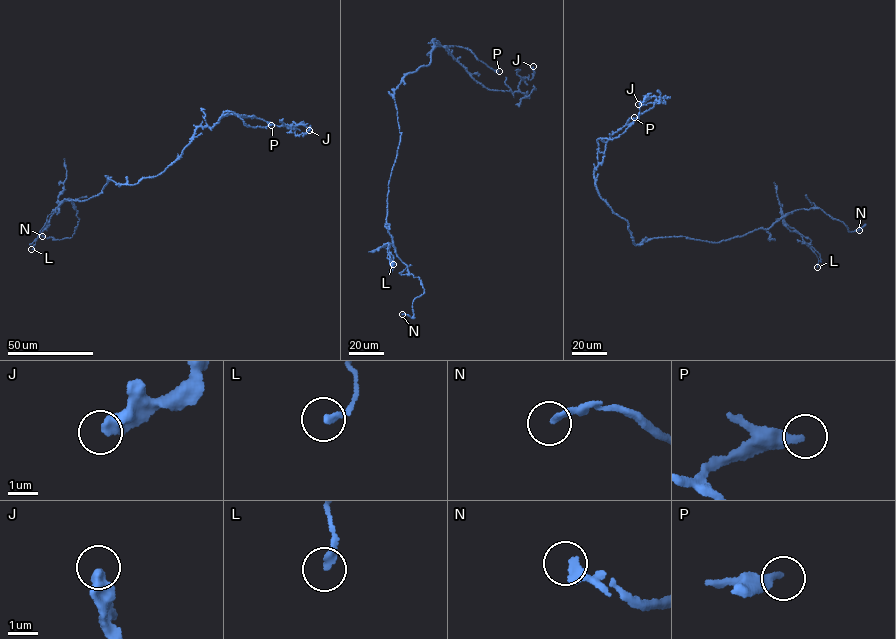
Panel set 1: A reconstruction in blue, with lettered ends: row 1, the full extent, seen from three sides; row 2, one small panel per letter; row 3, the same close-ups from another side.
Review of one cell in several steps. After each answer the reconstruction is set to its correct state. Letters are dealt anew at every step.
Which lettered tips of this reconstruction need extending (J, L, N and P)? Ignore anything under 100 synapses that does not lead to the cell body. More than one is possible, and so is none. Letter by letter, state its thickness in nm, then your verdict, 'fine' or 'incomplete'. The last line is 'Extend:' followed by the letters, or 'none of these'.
J: calibre 480 nm; fine
L: calibre 200 nm; fine
N: calibre 260 nm; incomplete
P: calibre 280 nm; fine
Extend: N

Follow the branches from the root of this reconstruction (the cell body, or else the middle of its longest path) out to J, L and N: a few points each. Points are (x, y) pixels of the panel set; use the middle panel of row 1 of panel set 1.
J: (398, 86), (408, 73), (429, 64), (434, 39), (489, 89), (518, 92), (520, 82), (532, 78), (533, 66)
L: (398, 86), (394, 96), (400, 142), (386, 218), (393, 242), (387, 258), (393, 264)
N: (398, 86), (400, 142), (386, 223), (397, 256), (424, 292), (413, 300), (412, 316), (402, 314)

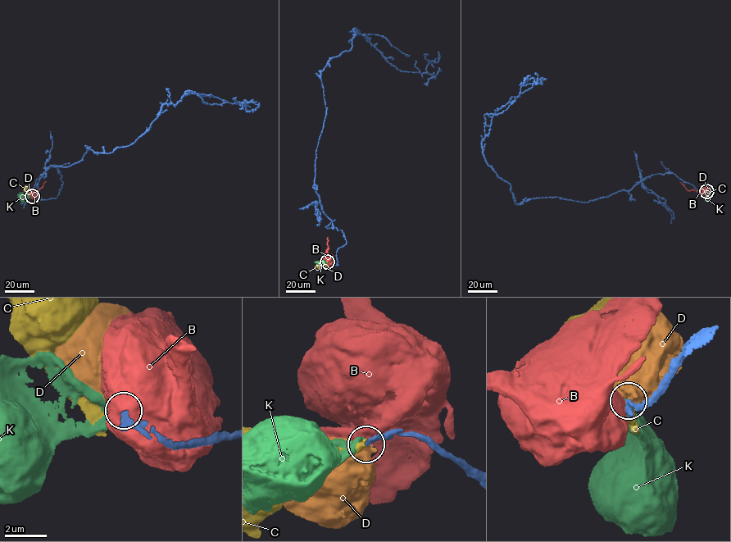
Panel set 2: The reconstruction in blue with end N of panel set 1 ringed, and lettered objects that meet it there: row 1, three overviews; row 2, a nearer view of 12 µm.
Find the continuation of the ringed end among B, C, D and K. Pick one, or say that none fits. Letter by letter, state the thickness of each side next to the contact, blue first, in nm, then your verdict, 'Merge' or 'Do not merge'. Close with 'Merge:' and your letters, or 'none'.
B: Thickness 340 nm (blue) against 900 nm. Do not merge
C: Thickness 300 nm (blue) against 360 nm. Do not merge
D: Thickness 280 nm (blue) against 700 nm. Do not merge
K: Thickness 280 nm (blue) against 300 nm. Merge
Merge: K

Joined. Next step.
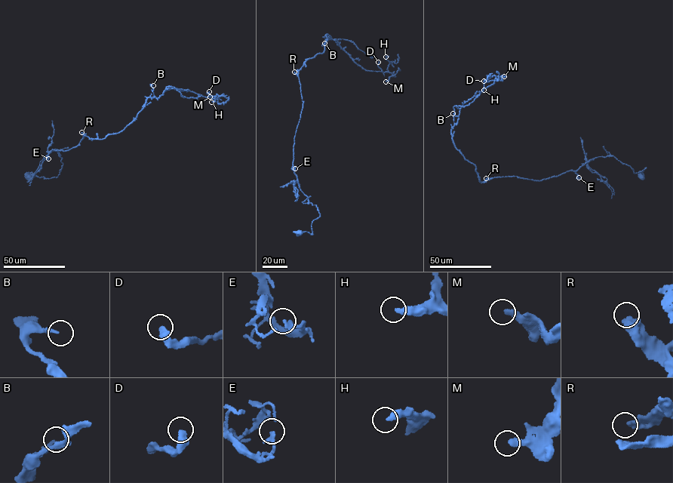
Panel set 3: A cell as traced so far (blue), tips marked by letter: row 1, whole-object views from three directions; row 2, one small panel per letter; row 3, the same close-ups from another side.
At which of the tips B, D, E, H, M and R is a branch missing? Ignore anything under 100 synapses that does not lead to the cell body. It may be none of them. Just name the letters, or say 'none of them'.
none of them

